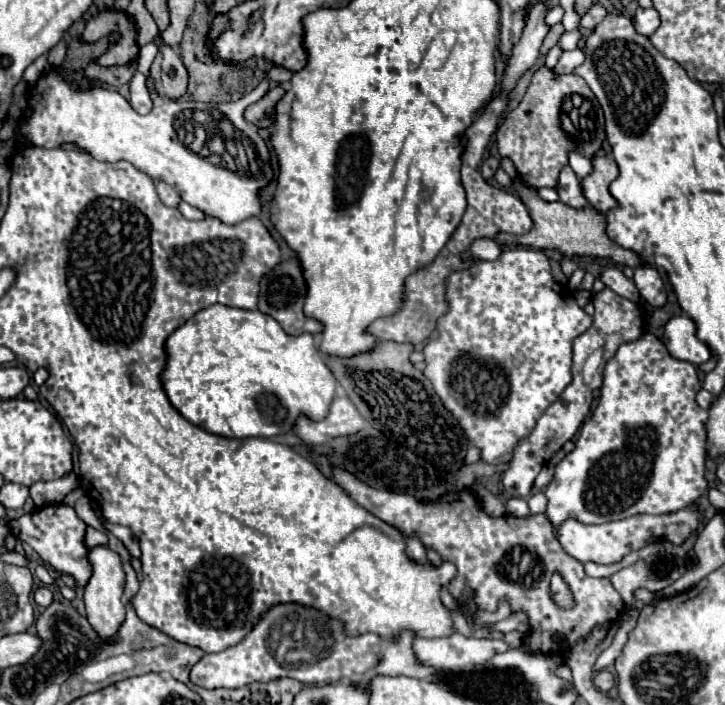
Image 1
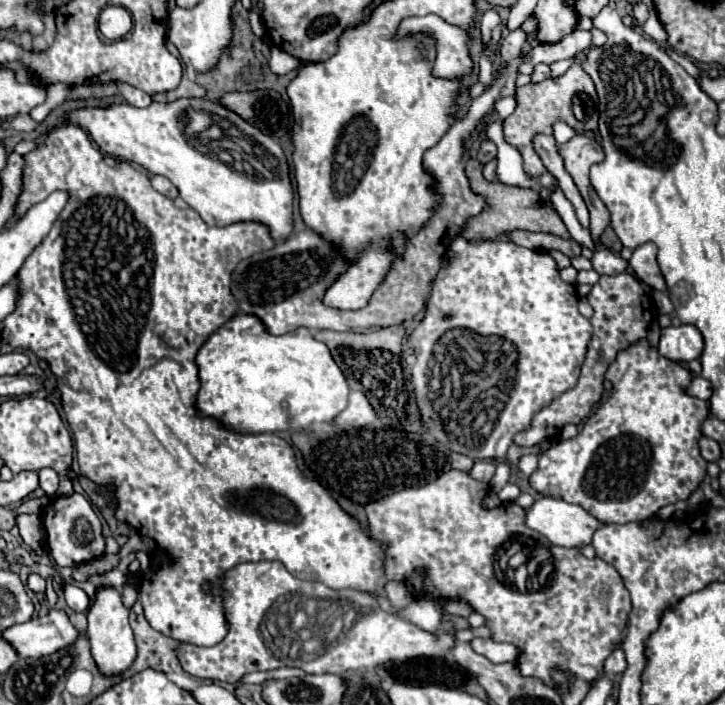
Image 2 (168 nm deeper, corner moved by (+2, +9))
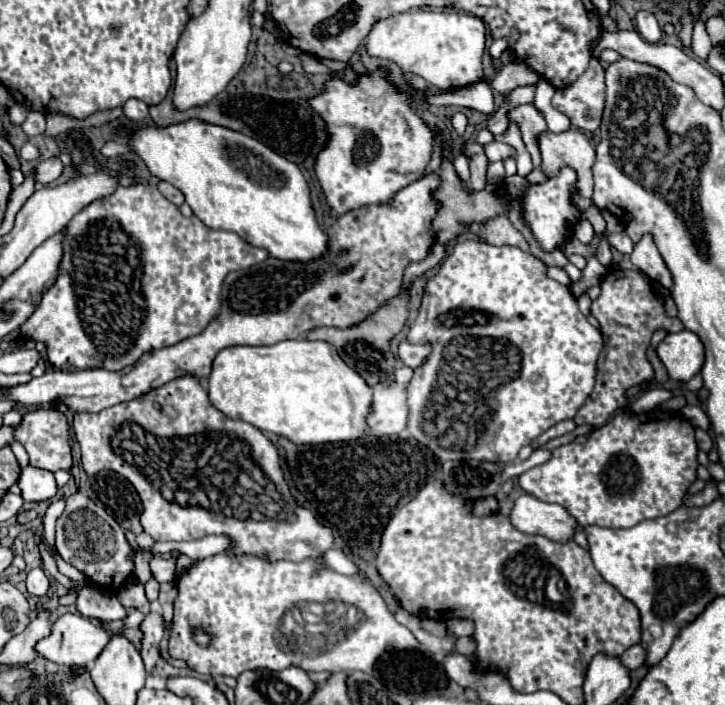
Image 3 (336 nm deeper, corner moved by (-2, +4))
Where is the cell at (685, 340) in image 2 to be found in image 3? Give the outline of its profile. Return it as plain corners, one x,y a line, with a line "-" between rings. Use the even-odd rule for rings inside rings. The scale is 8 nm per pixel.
692,331
668,333
656,347
656,353
666,365
668,375
678,381
688,381
704,365
704,345

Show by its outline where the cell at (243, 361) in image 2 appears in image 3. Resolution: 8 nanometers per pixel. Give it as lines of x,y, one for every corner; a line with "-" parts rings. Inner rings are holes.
288,339
270,347
236,345
222,349
212,363
212,373
208,377
208,397
210,403
230,419
242,419
260,431
282,435
294,443
318,445
358,439
366,427
364,419
370,409
372,391
366,387
366,381
338,357
330,343

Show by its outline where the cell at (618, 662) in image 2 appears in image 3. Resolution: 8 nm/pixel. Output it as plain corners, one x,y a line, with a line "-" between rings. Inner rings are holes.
634,645
634,647
626,649
626,653
620,657
620,661
626,669
632,671
632,669
638,669
644,663
644,657
646,657
646,651
640,645

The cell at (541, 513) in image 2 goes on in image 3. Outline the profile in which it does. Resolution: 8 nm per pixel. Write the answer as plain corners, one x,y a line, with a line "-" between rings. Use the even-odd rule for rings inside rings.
528,493
514,501
510,521
522,533
542,535
556,543
568,543
580,531
576,519
562,505
544,503

